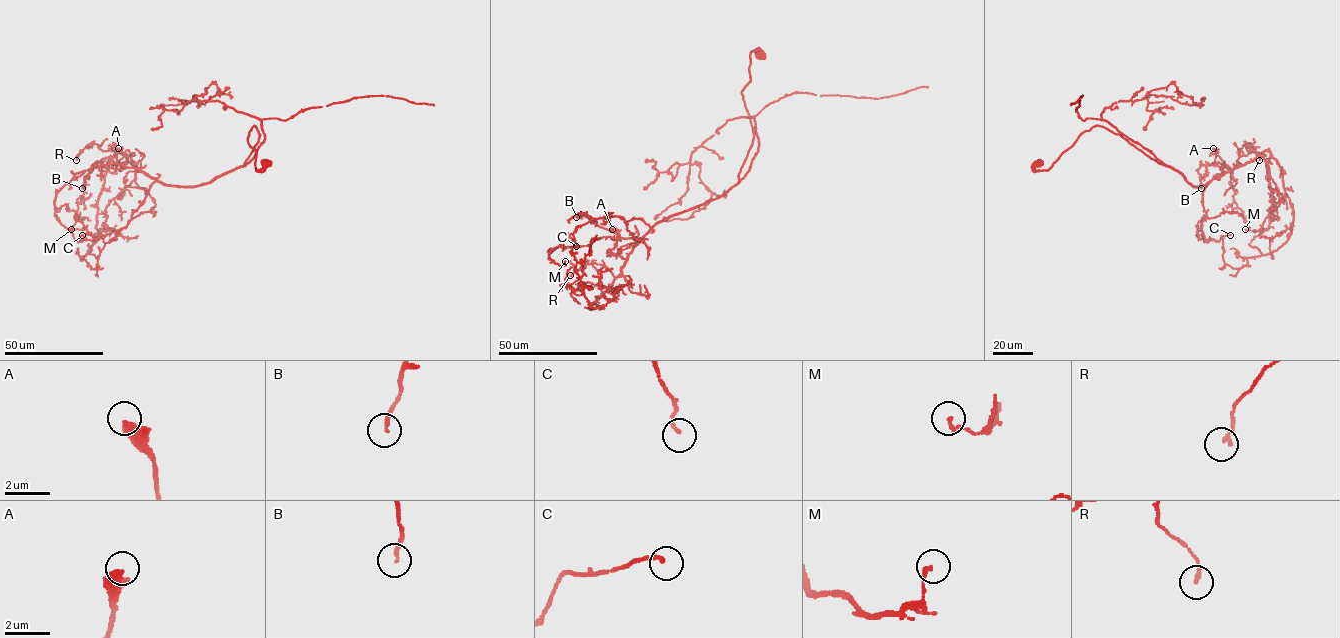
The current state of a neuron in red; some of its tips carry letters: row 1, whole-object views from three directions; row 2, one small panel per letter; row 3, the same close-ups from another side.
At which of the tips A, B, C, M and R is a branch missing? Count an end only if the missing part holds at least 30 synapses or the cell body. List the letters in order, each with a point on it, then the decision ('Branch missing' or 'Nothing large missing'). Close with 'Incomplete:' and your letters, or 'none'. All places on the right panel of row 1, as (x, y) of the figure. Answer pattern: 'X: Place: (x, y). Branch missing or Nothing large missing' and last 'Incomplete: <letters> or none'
A: Place: (1213, 148). Nothing large missing
B: Place: (1201, 188). Nothing large missing
C: Place: (1230, 235). Nothing large missing
M: Place: (1245, 229). Nothing large missing
R: Place: (1259, 160). Nothing large missing
Incomplete: none

